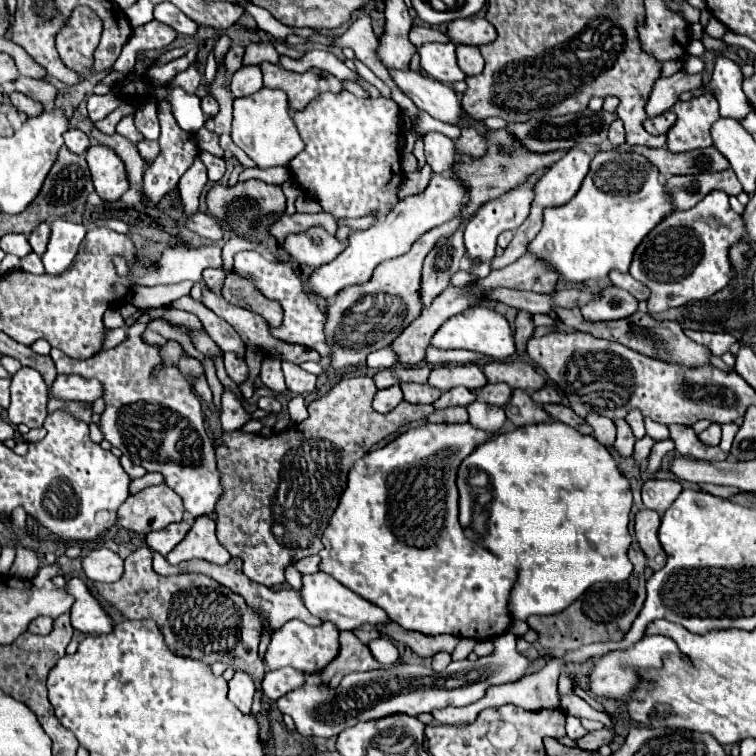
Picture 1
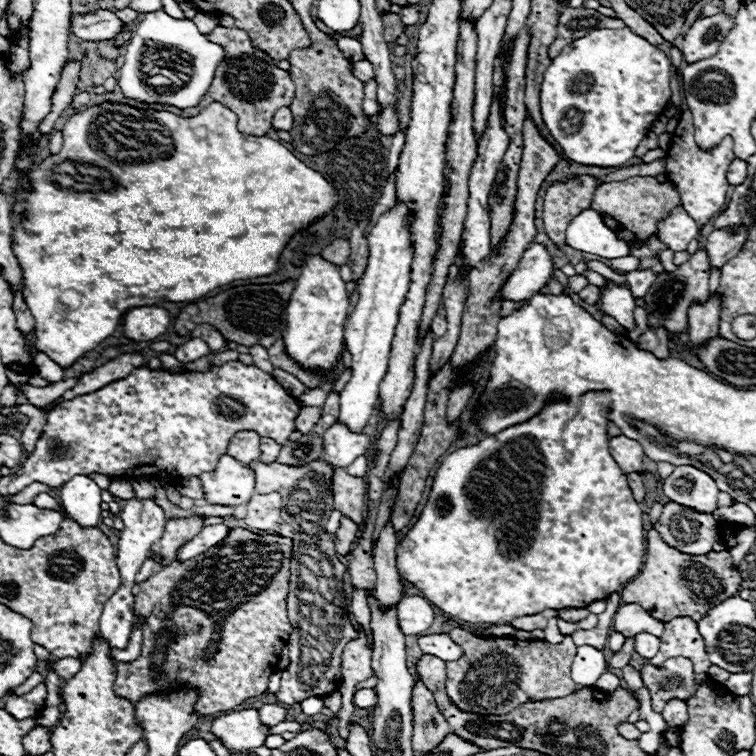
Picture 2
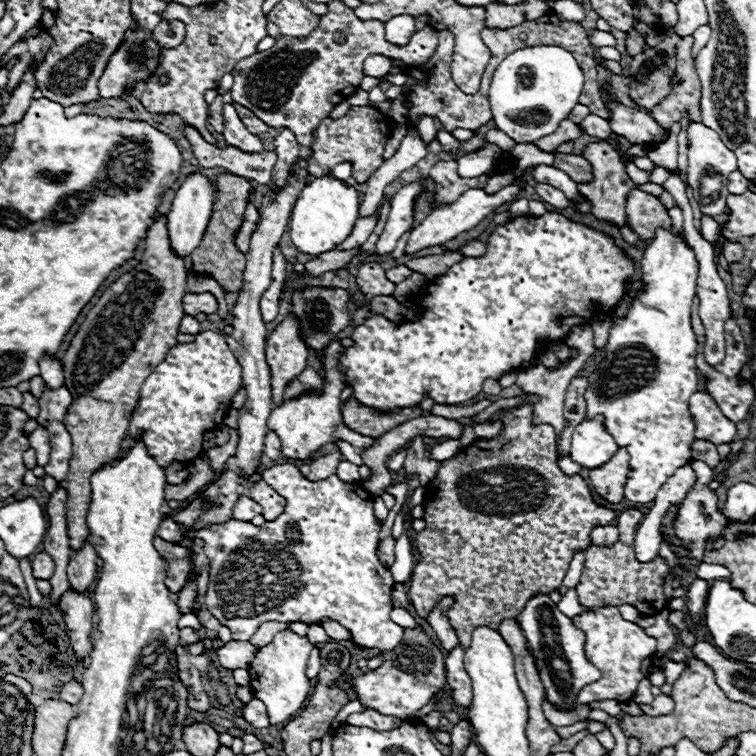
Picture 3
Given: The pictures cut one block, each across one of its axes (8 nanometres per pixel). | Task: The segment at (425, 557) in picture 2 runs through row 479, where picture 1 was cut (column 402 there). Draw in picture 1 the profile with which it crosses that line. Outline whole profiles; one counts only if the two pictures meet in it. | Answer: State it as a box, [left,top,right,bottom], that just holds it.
[320,424,516,640]

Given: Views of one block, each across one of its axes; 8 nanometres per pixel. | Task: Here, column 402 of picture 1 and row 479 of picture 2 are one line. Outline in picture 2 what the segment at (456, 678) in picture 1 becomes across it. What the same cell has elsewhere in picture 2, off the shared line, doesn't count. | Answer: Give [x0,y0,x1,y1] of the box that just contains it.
[664,466,718,512]

